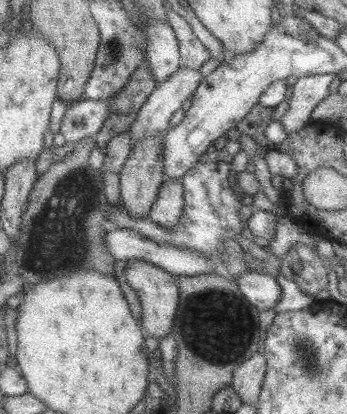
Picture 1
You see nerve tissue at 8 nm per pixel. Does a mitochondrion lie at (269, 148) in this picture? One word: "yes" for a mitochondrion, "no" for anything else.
no

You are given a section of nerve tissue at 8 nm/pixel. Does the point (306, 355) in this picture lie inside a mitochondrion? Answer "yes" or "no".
yes

